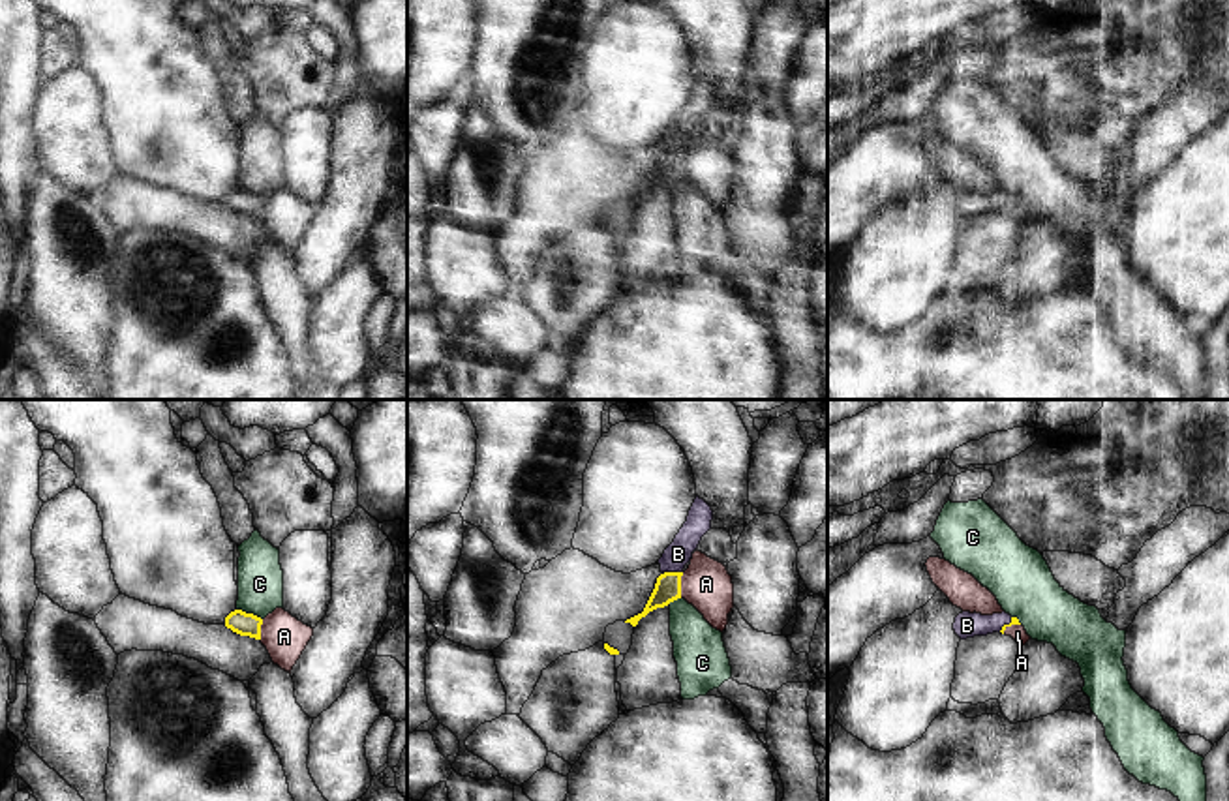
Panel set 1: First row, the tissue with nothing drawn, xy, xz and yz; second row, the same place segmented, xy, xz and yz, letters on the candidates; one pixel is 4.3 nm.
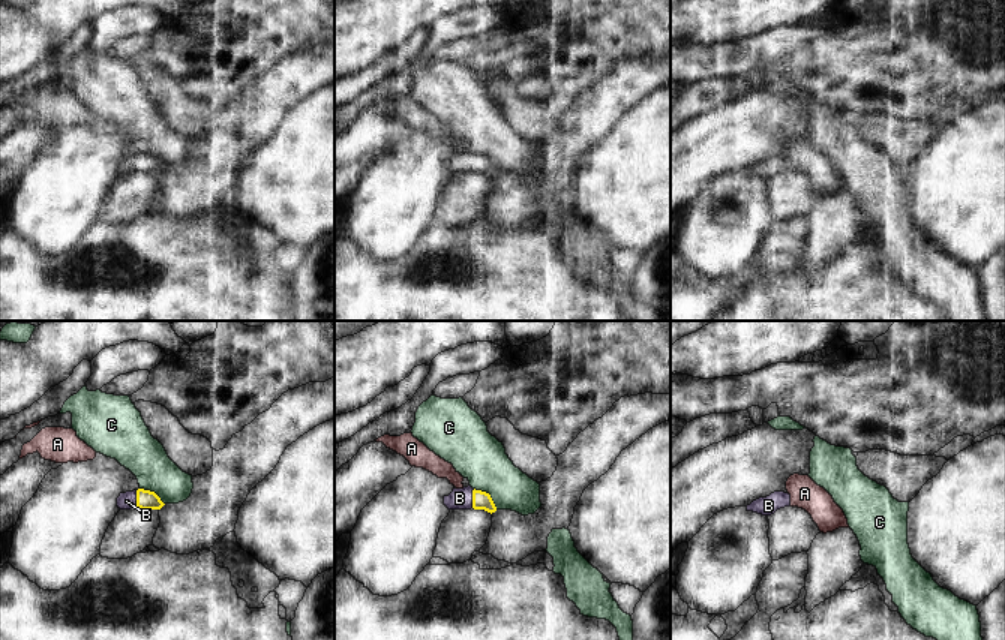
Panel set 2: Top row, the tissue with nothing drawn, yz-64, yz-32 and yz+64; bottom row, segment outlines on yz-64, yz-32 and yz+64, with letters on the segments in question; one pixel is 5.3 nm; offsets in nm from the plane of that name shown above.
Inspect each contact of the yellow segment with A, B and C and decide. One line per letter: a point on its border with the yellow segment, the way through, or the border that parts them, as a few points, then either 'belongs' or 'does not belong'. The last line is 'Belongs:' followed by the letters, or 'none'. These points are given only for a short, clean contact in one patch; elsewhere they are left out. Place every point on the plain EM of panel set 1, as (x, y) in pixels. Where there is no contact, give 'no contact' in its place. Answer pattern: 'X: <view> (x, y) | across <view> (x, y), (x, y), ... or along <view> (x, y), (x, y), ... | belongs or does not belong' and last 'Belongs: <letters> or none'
A: xz (680, 166) | does not belong
B: xz (674, 152) | across xz (667, 169), (674, 152), (674, 137), (678, 134) | belongs
C: xy (250, 194) | along xy (237, 188), (261, 199) | does not belong
Belongs: B

